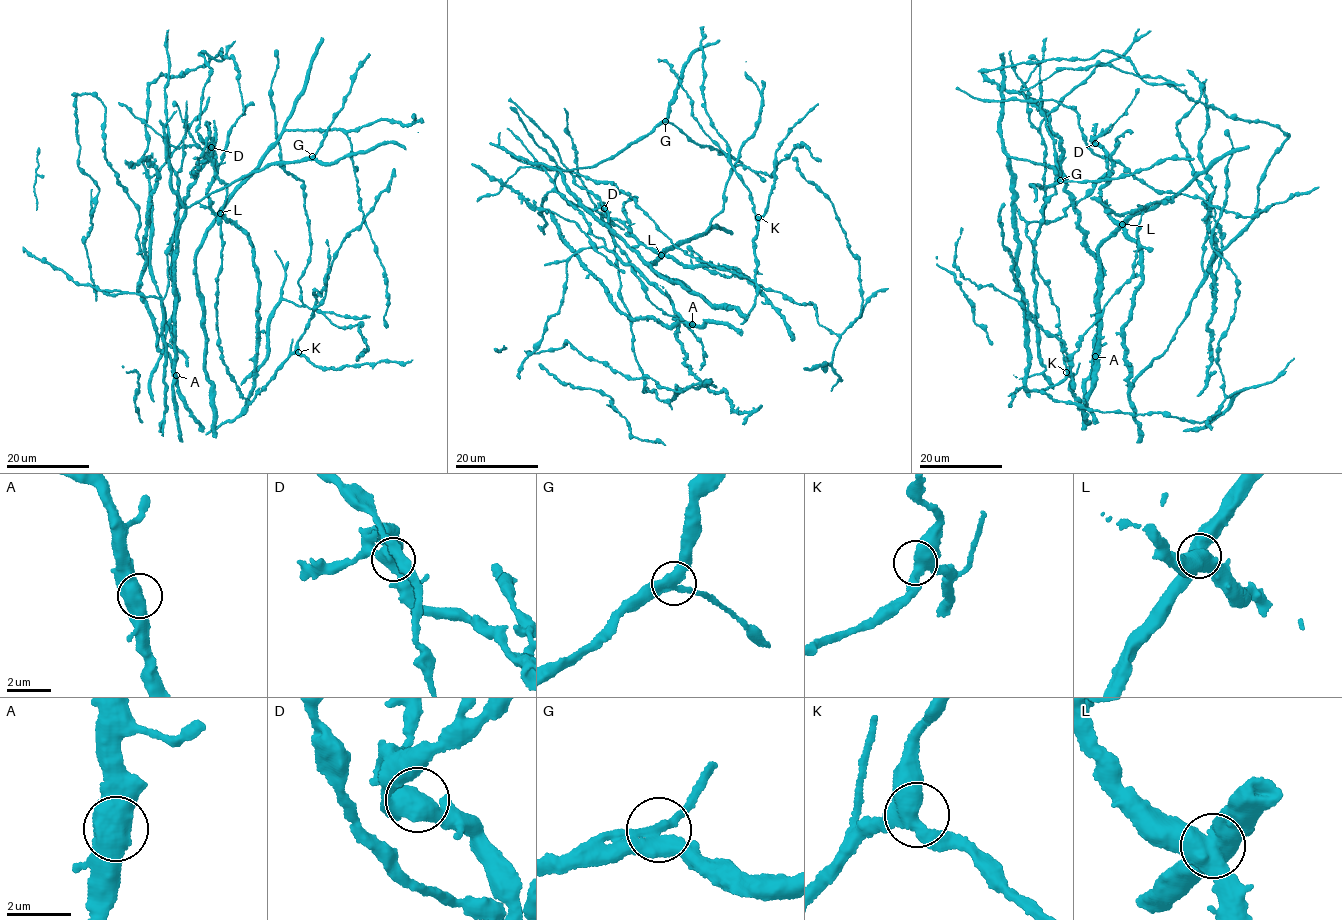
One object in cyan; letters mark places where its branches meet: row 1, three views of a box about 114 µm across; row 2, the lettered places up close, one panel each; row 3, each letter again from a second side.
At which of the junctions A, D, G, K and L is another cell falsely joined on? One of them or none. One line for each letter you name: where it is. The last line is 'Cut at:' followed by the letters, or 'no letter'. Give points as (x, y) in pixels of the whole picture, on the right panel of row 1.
Cut at: no letter

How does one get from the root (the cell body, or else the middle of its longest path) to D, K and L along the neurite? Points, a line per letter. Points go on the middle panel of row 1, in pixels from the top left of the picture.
D: (557, 169), (616, 184), (687, 255), (751, 279), (747, 316), (657, 272), (647, 264), (659, 255), (604, 208)
K: (557, 169), (616, 184), (618, 192), (635, 200), (687, 255), (752, 280), (756, 265), (752, 241), (758, 217)
L: (557, 169), (616, 184), (687, 255), (751, 279), (752, 309), (713, 305), (647, 264), (661, 255)

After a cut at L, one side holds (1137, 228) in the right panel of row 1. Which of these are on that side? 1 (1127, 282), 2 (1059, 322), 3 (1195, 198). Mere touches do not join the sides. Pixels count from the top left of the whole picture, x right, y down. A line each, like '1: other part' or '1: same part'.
1: same part
2: other part
3: other part

